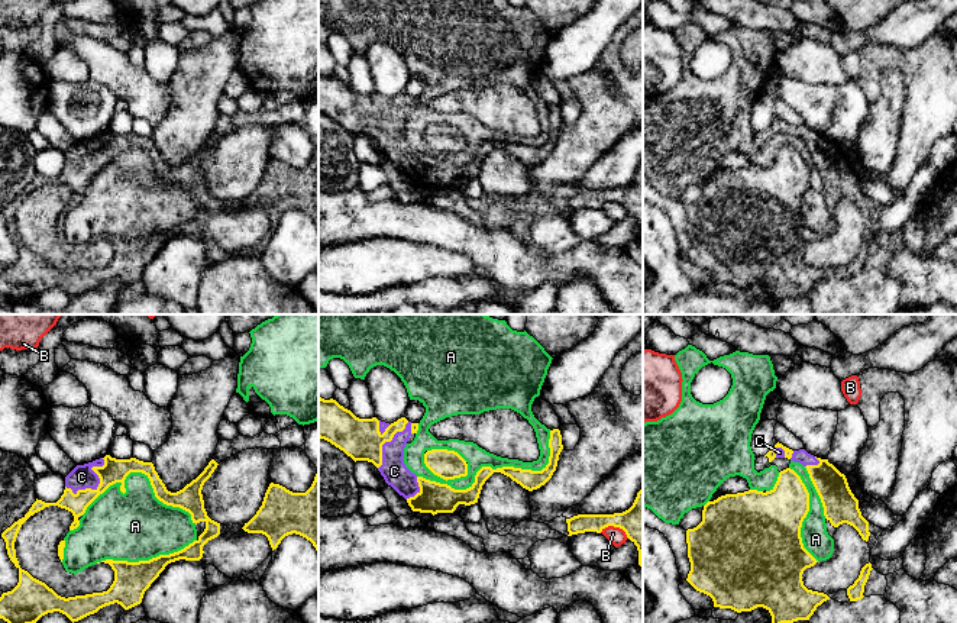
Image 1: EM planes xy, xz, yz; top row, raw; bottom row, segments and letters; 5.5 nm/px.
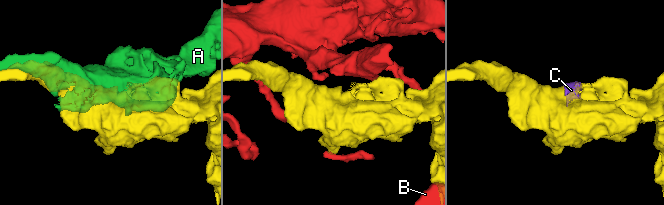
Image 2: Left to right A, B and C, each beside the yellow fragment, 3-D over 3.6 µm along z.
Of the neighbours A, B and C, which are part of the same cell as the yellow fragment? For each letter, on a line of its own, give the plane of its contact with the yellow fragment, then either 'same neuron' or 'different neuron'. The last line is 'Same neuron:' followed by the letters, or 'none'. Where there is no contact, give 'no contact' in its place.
A: contact in xz; different neuron
B: contact in xz; different neuron
C: contact in xy; same neuron
Same neuron: C

